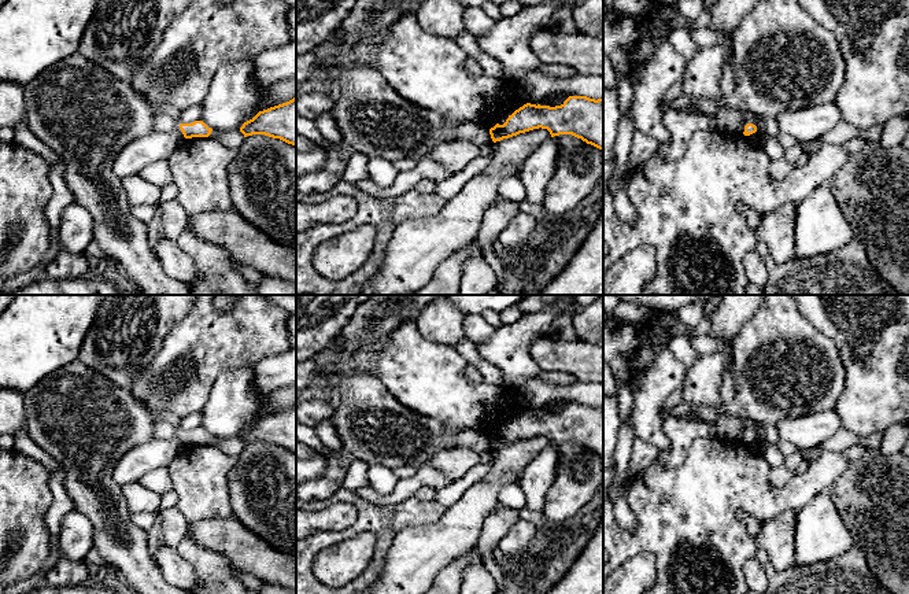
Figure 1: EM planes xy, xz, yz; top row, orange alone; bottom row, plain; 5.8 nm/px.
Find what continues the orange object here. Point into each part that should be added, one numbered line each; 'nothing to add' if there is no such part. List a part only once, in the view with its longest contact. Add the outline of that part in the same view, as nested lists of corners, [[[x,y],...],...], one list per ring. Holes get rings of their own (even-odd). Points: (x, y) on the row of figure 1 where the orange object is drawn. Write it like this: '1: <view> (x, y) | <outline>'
nothing to add

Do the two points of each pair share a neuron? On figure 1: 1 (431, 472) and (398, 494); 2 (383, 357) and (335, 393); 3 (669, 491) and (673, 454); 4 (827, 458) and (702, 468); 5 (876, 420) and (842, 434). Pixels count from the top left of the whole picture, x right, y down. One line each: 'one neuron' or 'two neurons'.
1: one neuron
2: two neurons
3: two neurons
4: one neuron
5: two neurons

